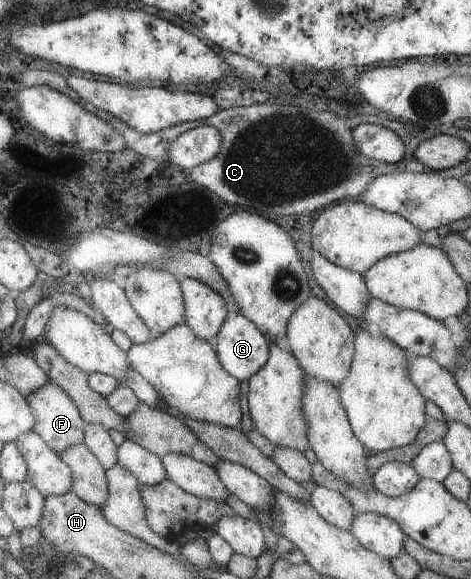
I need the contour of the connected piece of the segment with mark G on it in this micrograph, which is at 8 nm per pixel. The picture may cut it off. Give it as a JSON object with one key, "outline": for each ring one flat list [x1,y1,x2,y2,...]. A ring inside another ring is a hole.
{"outline":[[232,310,225,317,220,331,213,338,213,346,221,365,240,381,242,379,248,380,253,373,264,367,269,357,269,341,265,337,265,334,249,318,235,310]]}

